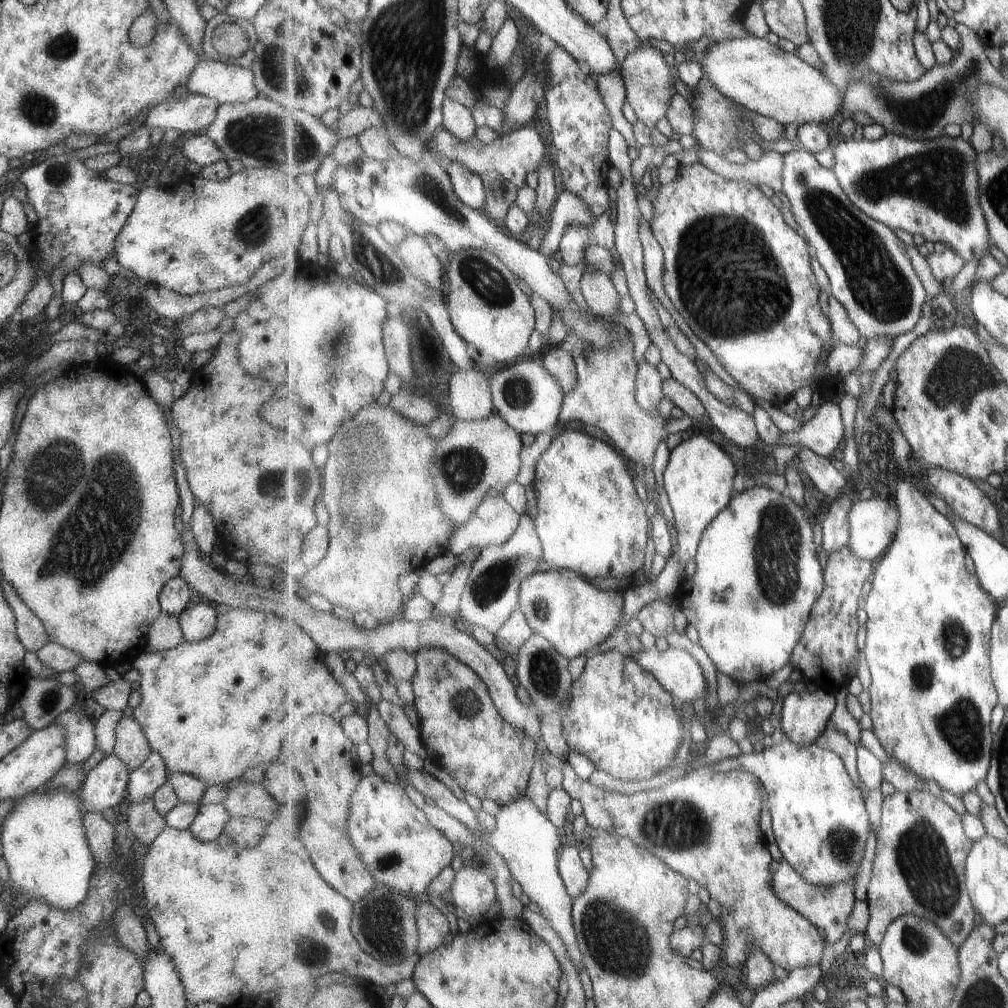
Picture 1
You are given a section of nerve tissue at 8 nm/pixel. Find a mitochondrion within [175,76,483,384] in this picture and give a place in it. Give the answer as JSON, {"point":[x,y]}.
{"point":[258,133]}

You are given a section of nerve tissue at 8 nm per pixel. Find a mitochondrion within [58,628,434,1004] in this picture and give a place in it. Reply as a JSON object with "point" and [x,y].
{"point":[381,923]}

